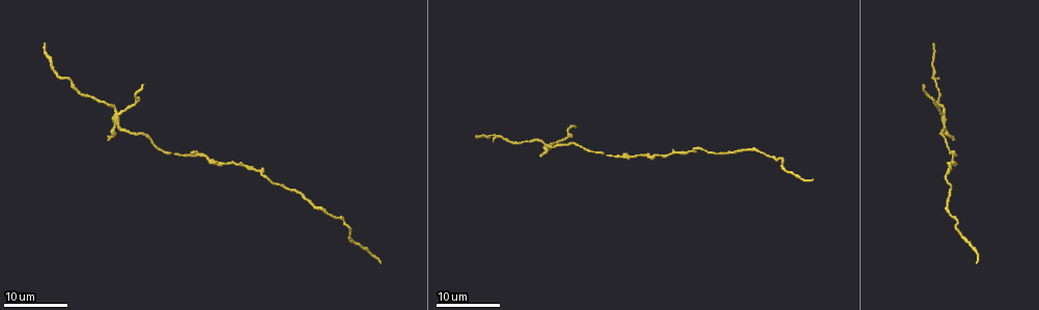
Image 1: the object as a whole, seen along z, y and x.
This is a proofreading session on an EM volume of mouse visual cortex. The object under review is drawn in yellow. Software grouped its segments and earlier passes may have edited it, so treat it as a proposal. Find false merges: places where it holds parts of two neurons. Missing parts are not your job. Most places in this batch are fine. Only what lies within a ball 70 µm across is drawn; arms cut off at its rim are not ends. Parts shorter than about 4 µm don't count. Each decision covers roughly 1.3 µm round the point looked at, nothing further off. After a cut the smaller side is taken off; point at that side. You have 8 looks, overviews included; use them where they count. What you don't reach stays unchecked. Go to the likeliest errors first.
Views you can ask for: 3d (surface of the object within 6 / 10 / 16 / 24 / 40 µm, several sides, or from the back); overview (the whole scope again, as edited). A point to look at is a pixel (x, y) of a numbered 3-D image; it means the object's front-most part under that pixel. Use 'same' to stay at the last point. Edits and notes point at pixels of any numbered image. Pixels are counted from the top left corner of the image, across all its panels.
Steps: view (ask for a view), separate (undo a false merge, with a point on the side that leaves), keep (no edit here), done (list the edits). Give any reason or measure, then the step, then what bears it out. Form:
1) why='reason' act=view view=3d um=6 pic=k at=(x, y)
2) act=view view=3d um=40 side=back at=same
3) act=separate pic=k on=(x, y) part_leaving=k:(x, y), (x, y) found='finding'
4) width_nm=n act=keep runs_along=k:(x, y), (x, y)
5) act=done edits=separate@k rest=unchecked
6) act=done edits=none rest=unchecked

why='three-way junction' act=view view=3d um=24 pic=1 at=(687, 151)

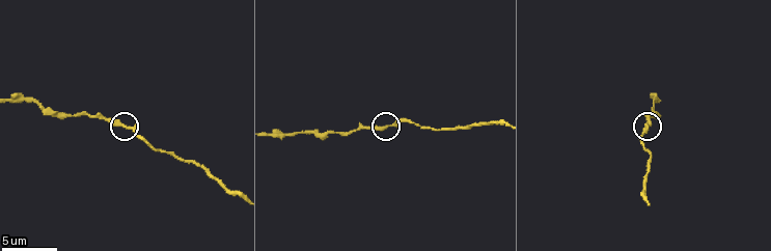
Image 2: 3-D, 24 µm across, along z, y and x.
why='closer look' act=view view=3d um=6 pic=2 at=(127, 125)

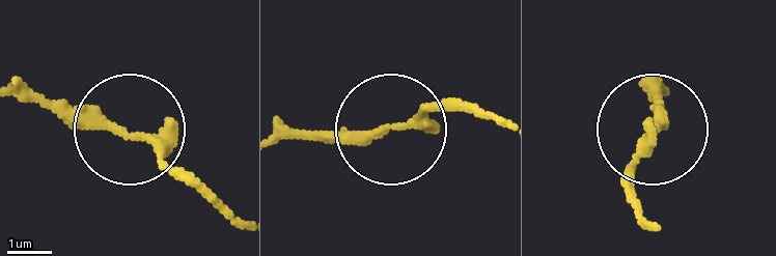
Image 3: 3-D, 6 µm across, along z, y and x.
act=keep runs_along=3:(665, 95), (635, 181), (635, 222) found='one neuron here'

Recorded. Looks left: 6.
why='calibre changes' act=view view=3d um=24 pic=1 at=(184, 156)

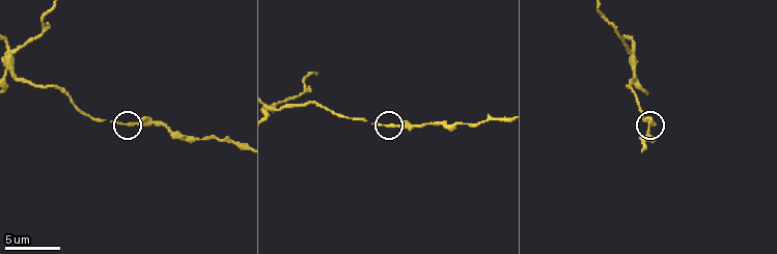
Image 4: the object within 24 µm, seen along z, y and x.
act=view view=3d um=10 pic=4 at=(130, 122)

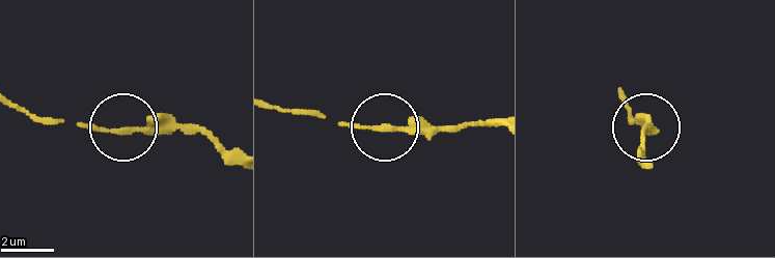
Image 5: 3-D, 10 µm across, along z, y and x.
act=keep runs_along=5:(469, 125), (343, 125), (320, 118) found='one neuron here'

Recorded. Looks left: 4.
why='thick turns thin' act=view view=3d um=10 pic=2 at=(647, 200)

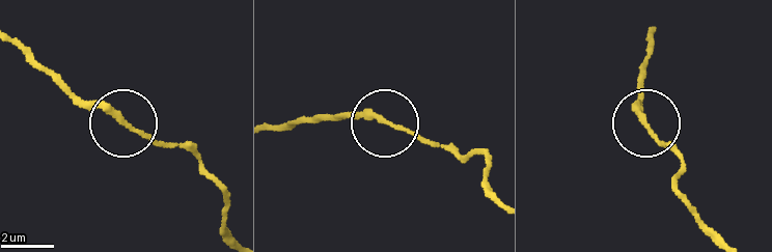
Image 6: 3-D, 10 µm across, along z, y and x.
act=keep runs_along=6:(651, 31), (637, 109), (674, 154) found='all the same neuron'

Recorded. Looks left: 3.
why='thin neck' act=view view=3d um=16 pic=1 at=(938, 97)

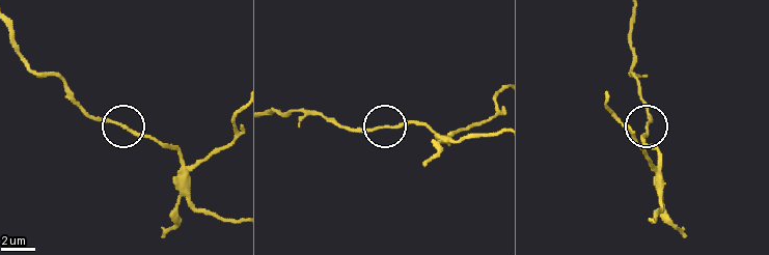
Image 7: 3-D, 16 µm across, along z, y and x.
act=view view=3d um=10 pic=7 at=(384, 126)

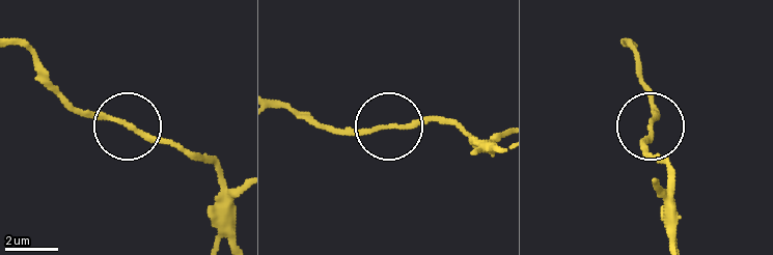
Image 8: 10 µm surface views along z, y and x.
act=keep found='one neuron here'

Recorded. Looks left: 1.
act=done edits=none rest=unchecked

